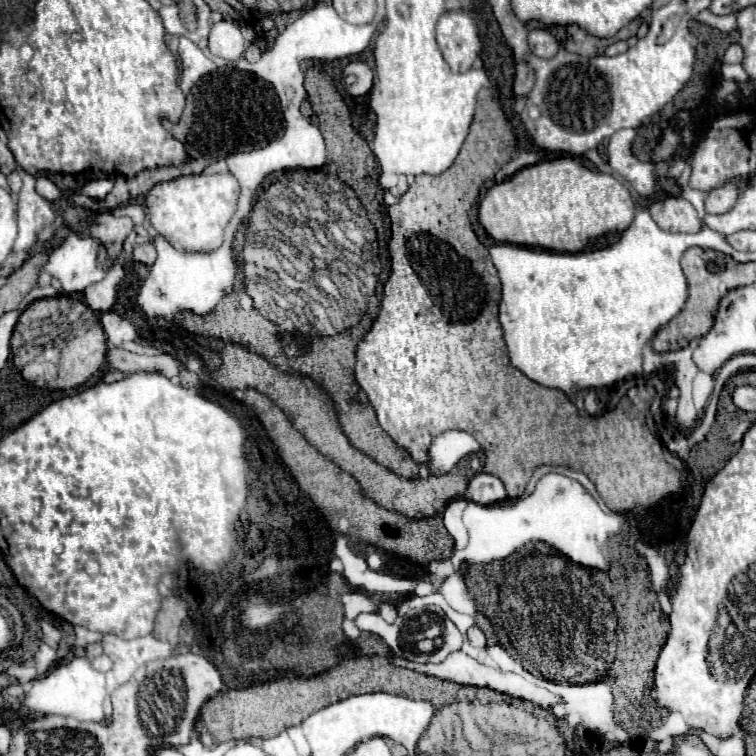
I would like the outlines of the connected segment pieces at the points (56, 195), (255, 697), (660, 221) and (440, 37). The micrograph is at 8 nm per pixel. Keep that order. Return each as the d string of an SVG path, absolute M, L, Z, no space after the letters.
M38 178L38 180L36 180L36 192L38 192L42 198L46 198L48 202L60 200L60 196L62 196L62 192L58 190L58 186L56 186L52 180L48 180L48 178Z
M362 656L362 658L352 658L344 660L342 664L312 676L290 676L282 678L276 682L260 684L260 686L250 686L250 688L238 688L238 690L222 690L216 694L216 698L210 698L198 718L194 732L200 738L206 738L208 734L212 736L214 742L228 742L228 740L248 740L248 738L272 738L280 730L288 726L300 724L308 714L344 700L352 694L366 694L366 692L390 692L390 694L402 694L406 698L420 698L420 700L430 700L436 706L442 704L442 696L430 696L436 694L438 684L442 686L442 680L432 678L432 692L428 692L428 678L420 672L408 670L408 668L394 668L386 656Z
M666 198L650 206L650 214L654 222L668 232L688 232L694 234L700 230L702 222L694 210L694 206L684 198Z
M462 10L446 12L438 20L436 40L452 72L470 70L482 48L474 20Z

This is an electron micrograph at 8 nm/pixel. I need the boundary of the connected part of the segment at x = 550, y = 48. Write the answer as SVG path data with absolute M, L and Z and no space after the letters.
M542 28L530 30L530 34L528 34L528 44L530 44L530 50L532 50L536 56L546 58L546 60L552 58L552 56L556 56L556 52L558 52L558 48L560 48L560 44L556 42L556 38L554 38L550 32L542 30Z

